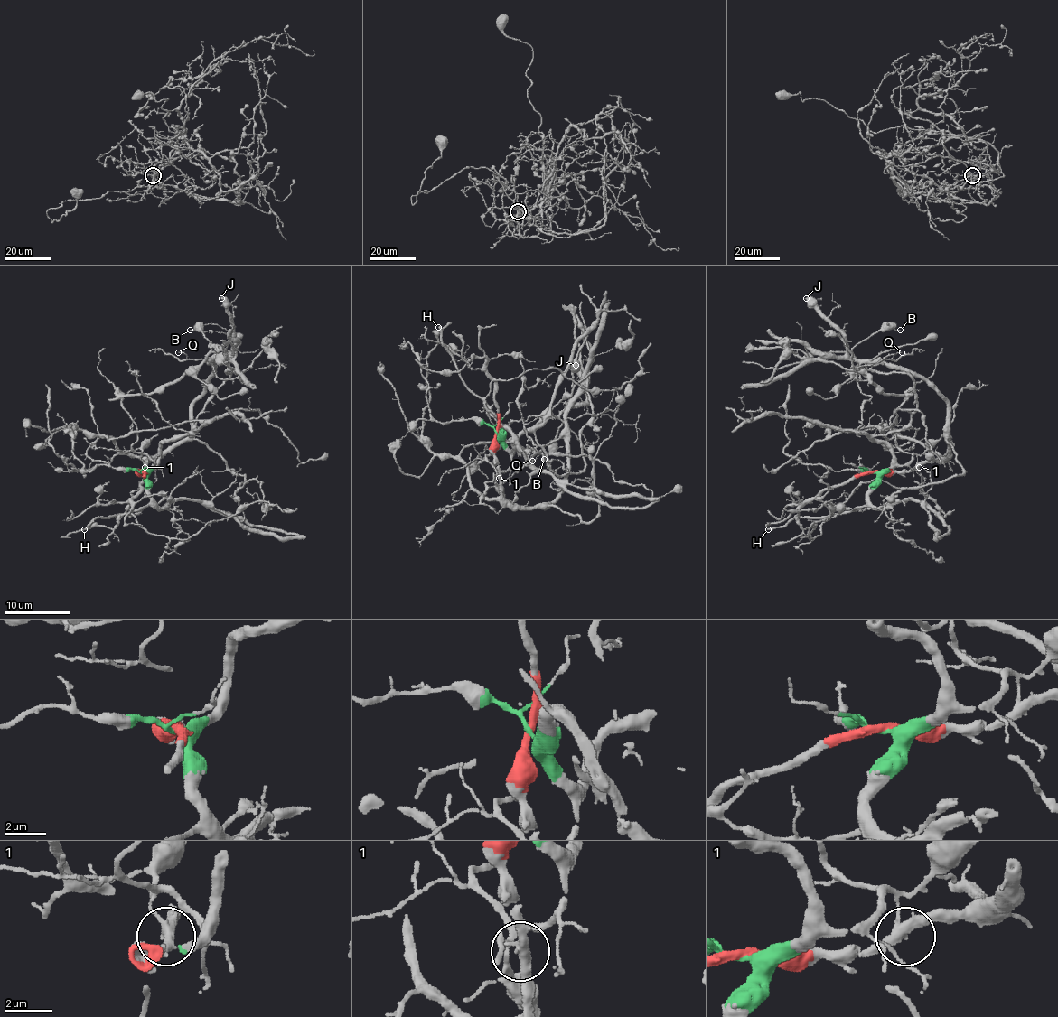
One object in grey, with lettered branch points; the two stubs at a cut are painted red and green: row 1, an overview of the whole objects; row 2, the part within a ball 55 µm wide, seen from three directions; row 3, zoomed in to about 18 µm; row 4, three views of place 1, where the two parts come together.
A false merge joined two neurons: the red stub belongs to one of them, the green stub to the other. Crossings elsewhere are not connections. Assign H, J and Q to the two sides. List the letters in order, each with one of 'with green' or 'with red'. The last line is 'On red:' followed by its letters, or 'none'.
H: with green
J: with red
Q: with red
On red: J, Q

